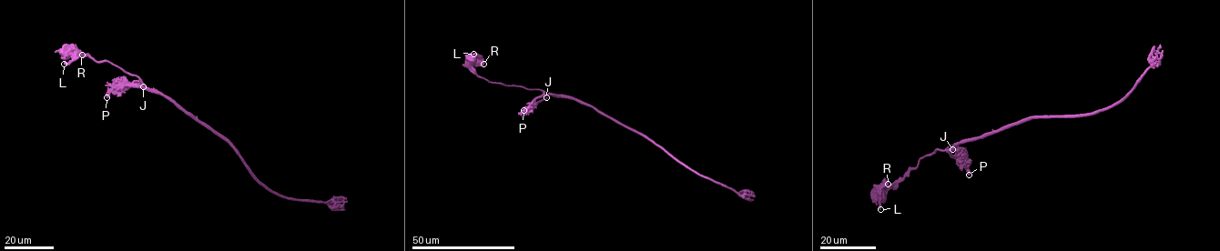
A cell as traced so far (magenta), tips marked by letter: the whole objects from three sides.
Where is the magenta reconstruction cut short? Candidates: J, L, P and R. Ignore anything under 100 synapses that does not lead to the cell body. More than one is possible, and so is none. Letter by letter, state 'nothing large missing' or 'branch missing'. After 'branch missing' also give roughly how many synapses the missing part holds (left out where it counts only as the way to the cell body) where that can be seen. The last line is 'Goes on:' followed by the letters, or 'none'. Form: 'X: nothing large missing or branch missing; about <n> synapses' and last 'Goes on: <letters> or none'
J: nothing large missing
L: nothing large missing
P: nothing large missing
R: nothing large missing
Goes on: none

